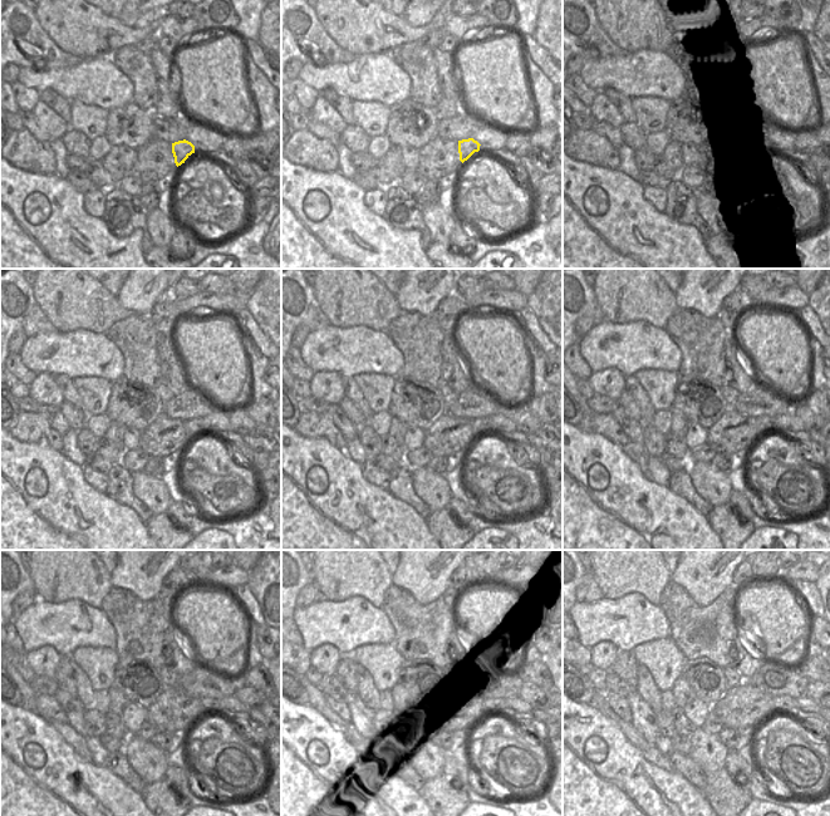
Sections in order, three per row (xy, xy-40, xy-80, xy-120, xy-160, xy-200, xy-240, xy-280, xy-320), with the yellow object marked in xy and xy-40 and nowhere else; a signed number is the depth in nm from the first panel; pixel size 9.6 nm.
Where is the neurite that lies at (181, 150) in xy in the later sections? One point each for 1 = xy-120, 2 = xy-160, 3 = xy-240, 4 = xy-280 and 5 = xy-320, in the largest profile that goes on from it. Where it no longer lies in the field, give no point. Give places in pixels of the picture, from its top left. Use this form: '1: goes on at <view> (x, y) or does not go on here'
1: goes on at xy-120 (194, 426)
2: goes on at xy-160 (477, 426)
3: goes on at xy-240 (207, 703)
4: goes on at xy-280 (495, 704)
5: goes on at xy-320 (777, 703)

